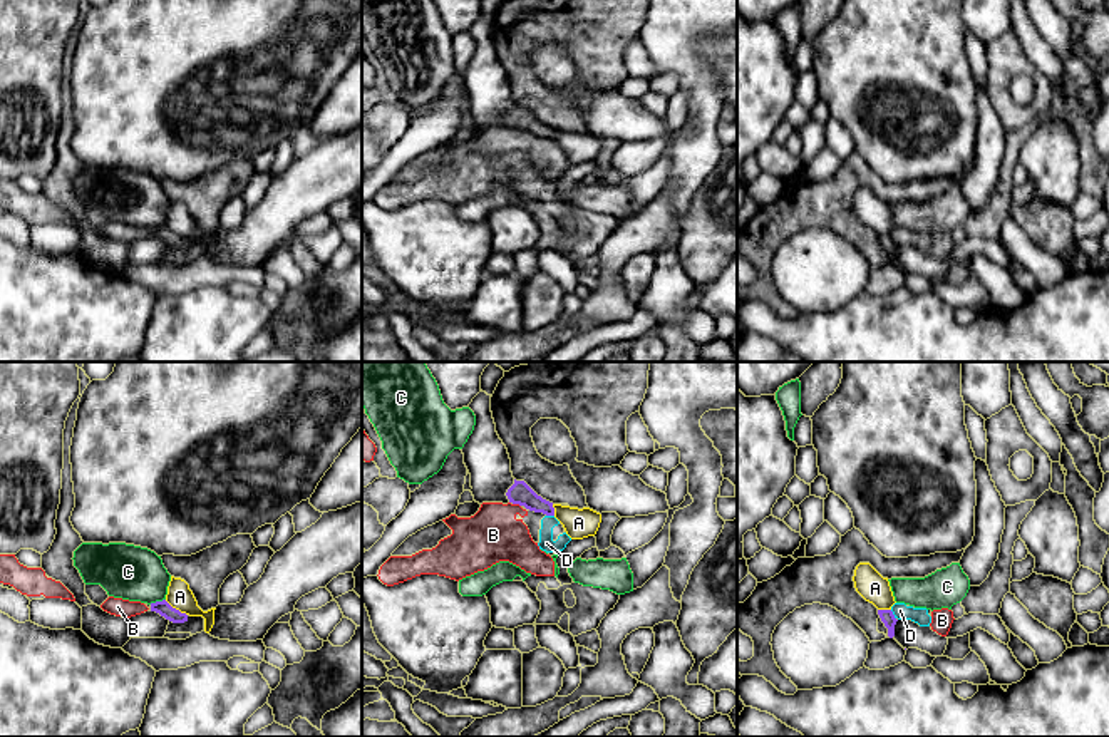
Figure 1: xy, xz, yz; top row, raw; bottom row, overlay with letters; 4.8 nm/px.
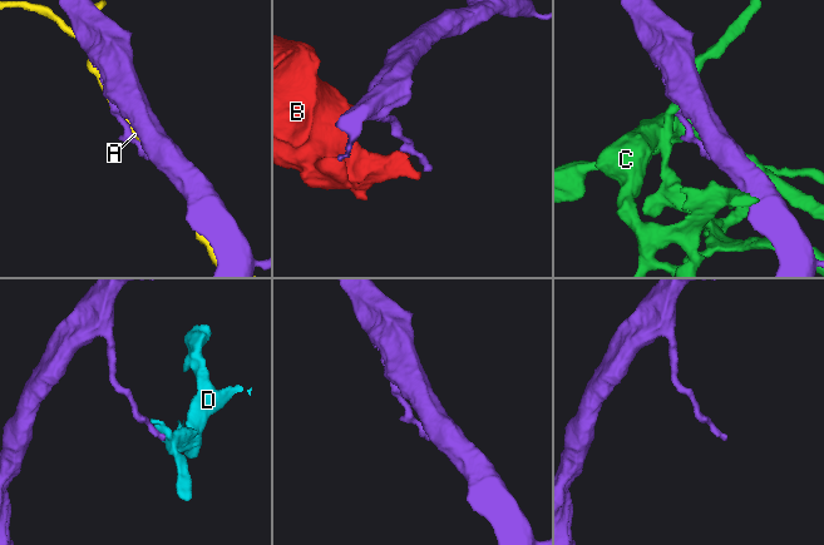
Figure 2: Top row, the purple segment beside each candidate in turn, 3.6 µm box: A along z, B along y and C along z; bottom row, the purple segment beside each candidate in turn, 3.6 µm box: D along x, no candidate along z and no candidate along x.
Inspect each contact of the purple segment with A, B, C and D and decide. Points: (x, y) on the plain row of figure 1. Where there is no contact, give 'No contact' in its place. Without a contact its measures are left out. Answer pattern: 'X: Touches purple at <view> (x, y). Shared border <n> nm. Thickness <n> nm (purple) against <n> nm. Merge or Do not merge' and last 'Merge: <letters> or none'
A: Touches purple at xy (175, 233). Shared border 130 nm. Thickness 70 nm (purple) against 120 nm. Do not merge
B: Touches purple at xz (516, 128). Shared border 40 nm. Thickness 110 nm (purple) against 260 nm. Do not merge
C: Touches purple at xy (156, 226). Shared border 80 nm. Thickness 70 nm (purple) against 260 nm. Do not merge
D: Touches purple at yz (893, 240). Shared border 50 nm. Thickness 70 nm (purple) against 80 nm. Do not merge
Merge: none

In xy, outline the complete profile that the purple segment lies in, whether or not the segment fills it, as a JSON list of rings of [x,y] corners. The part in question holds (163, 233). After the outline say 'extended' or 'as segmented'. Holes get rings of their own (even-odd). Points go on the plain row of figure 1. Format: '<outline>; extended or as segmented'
[[[166,224],[151,228],[151,236],[159,238],[166,245],[173,248],[184,248],[188,246],[188,240],[181,238],[179,234],[173,233]]]; as segmented

